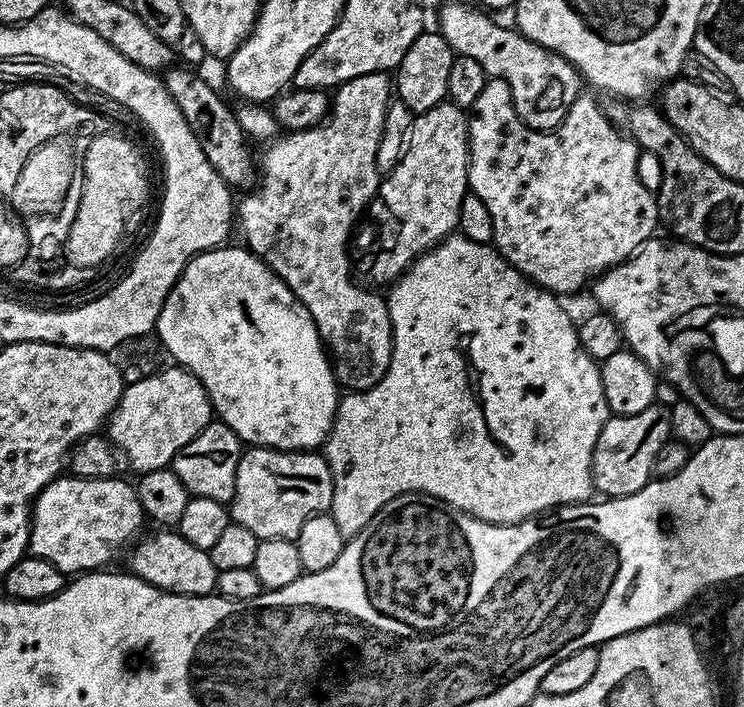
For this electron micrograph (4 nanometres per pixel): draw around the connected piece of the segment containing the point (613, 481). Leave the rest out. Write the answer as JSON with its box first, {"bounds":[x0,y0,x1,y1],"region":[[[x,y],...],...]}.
{"bounds":[592,404,671,498],"region":[[[652,404],[642,410],[642,414],[609,415],[602,426],[602,434],[598,434],[592,455],[593,489],[604,498],[629,496],[642,490],[653,479],[652,467],[658,450],[662,450],[671,436],[670,411],[660,404]]]}

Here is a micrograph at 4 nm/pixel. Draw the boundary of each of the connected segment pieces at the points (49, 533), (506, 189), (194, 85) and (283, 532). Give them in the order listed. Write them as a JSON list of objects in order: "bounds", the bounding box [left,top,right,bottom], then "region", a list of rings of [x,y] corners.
[{"bounds":[31,474,146,574],"region":[[[71,474],[57,476],[36,495],[31,517],[31,555],[49,560],[65,574],[83,574],[111,565],[108,563],[141,535],[140,527],[146,524],[136,489],[124,478],[107,480]]]},{"bounds":[468,79,660,293],"region":[[[489,79],[485,83],[482,94],[474,101],[470,109],[471,116],[468,121],[468,186],[471,195],[482,198],[486,210],[490,210],[490,218],[494,221],[494,234],[492,244],[497,252],[504,257],[504,261],[514,265],[523,276],[527,276],[531,283],[553,293],[576,292],[579,288],[587,289],[593,278],[599,277],[609,268],[616,268],[619,264],[629,260],[635,252],[640,251],[649,240],[653,239],[652,232],[658,228],[660,212],[656,208],[656,198],[653,192],[646,190],[638,179],[638,149],[631,138],[624,135],[608,121],[601,105],[595,104],[582,94],[568,108],[560,125],[551,130],[537,130],[527,128],[512,111],[512,99],[510,98],[510,86],[506,86],[504,80]]]},{"bounds":[162,66,254,190],"region":[[[173,66],[163,73],[162,83],[168,97],[182,110],[182,118],[186,118],[186,126],[198,138],[198,146],[202,146],[202,154],[214,166],[216,173],[224,179],[224,183],[236,190],[248,190],[254,184],[254,164],[248,161],[248,152],[244,149],[246,137],[242,126],[238,126],[238,118],[232,106],[220,100],[220,96],[199,76],[199,71],[188,66]]]},{"bounds":[230,446,332,540],"region":[[[255,446],[241,451],[230,505],[231,523],[246,526],[259,540],[296,540],[311,516],[327,513],[331,507],[332,475],[319,451],[279,452]]]}]

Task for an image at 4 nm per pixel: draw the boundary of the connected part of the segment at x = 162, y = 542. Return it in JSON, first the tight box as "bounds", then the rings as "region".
{"bounds":[127,530,217,596],"region":[[[156,530],[153,536],[146,536],[137,539],[127,553],[131,575],[179,596],[211,596],[216,592],[217,570],[214,562],[210,562],[208,552],[198,550],[198,546],[190,546],[190,542],[183,540],[176,530]]]}

